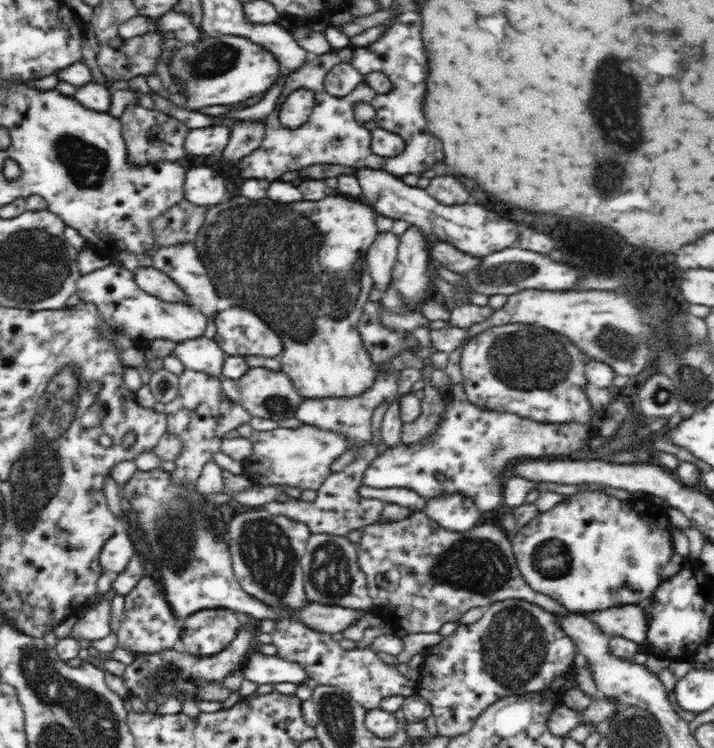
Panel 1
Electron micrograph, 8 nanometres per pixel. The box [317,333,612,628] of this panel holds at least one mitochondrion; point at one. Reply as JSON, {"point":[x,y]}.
{"point":[480,565]}

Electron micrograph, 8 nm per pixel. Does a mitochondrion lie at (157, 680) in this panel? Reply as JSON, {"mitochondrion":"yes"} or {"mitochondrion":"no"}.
{"mitochondrion":"yes"}

